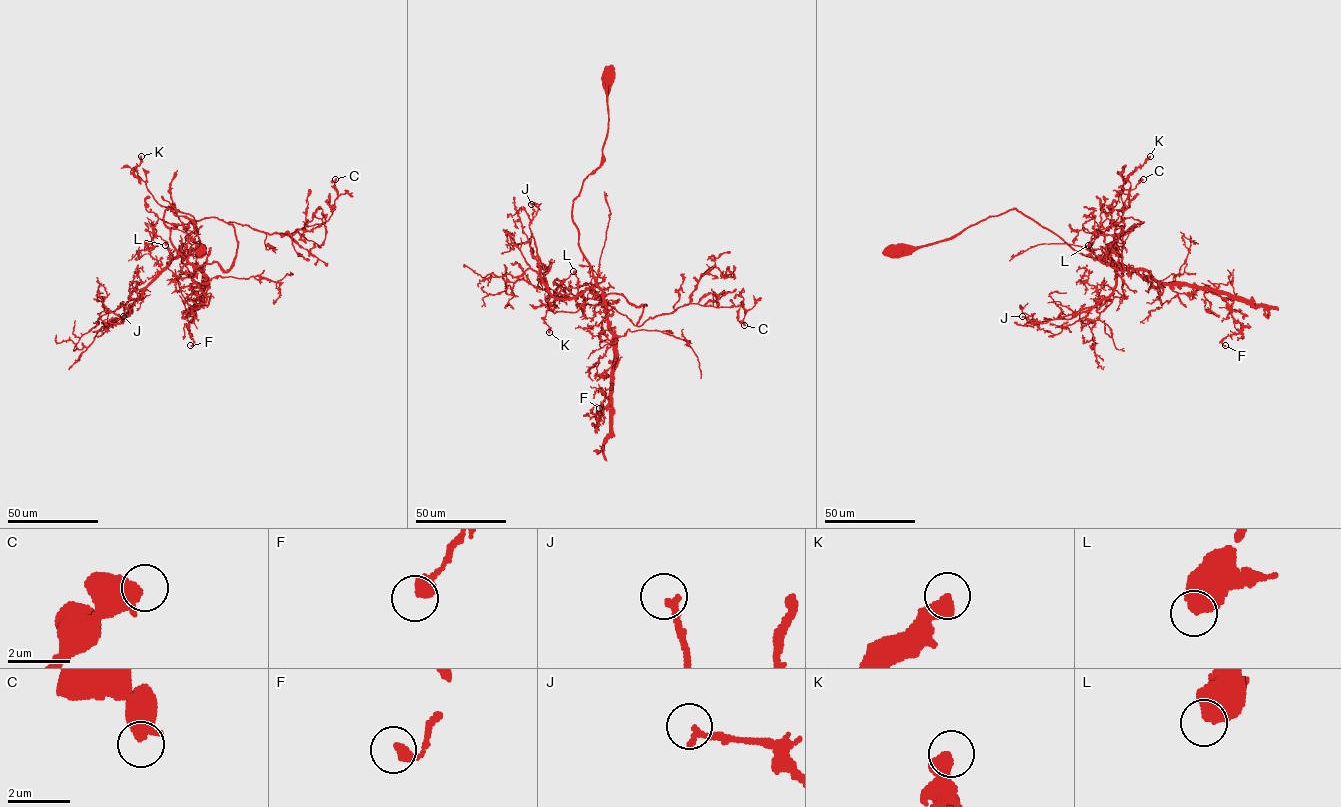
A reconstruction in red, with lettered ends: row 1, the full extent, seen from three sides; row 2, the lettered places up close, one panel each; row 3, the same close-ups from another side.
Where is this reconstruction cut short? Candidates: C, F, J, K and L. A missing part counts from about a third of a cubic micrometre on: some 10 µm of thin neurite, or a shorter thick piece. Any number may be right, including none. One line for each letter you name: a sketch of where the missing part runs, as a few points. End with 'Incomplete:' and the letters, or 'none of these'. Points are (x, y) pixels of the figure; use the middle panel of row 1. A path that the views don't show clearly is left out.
Incomplete: none of these

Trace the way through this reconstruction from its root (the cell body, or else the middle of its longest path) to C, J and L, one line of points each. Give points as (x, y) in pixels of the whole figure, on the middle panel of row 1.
C: (609, 79), (601, 161), (572, 208), (595, 281), (646, 305), (637, 326), (692, 303), (742, 305), (744, 325)
J: (609, 79), (601, 161), (572, 208), (594, 285), (570, 298), (548, 290), (529, 227), (531, 204)
L: (609, 79), (601, 161), (572, 218), (595, 281), (646, 305), (639, 321), (572, 295), (562, 282), (573, 271)

